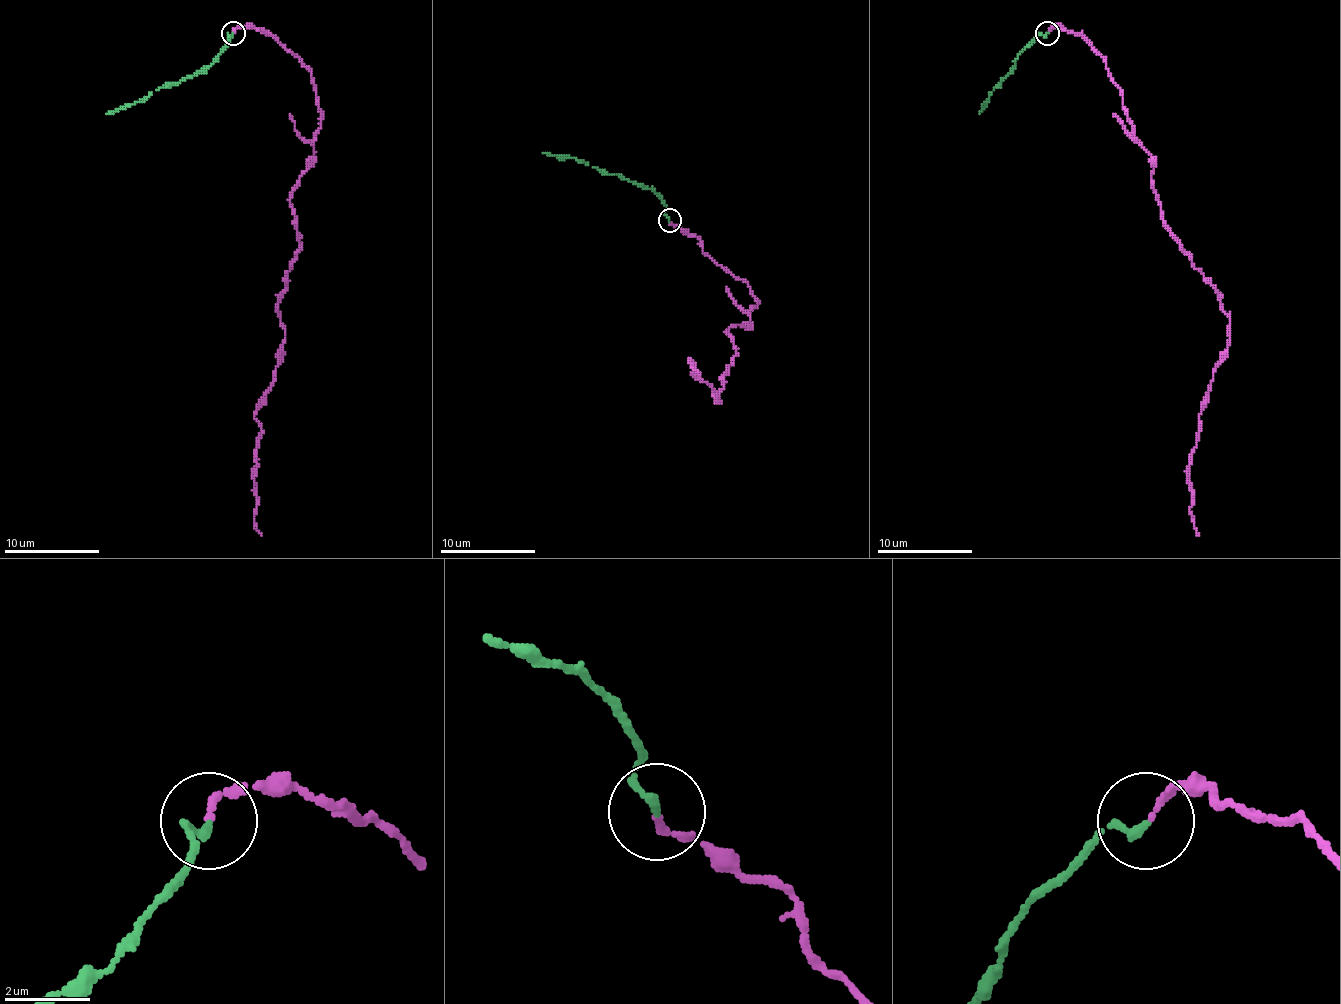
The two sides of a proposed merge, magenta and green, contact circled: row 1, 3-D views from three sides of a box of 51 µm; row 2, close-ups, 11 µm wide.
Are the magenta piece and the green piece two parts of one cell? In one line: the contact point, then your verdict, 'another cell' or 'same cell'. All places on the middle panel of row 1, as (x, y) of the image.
place (669, 220); same cell

